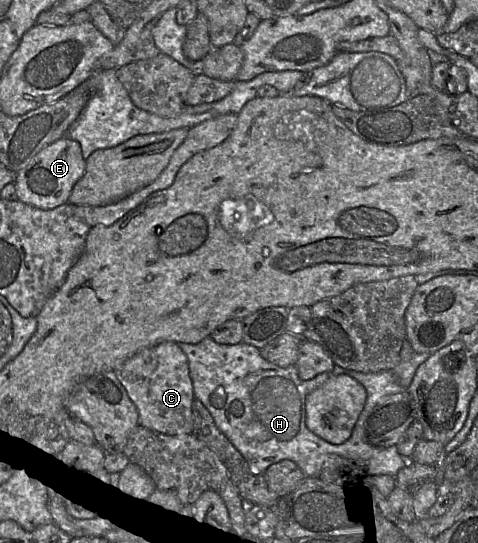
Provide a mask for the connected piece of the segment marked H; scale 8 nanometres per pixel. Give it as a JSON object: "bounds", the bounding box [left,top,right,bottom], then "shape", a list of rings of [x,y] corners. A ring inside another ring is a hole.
{"bounds":[177,337,432,483],"shape":[[[206,337],[197,344],[177,344],[188,360],[194,398],[203,403],[211,414],[216,427],[243,456],[251,474],[262,475],[272,464],[282,460],[290,460],[299,467],[305,478],[314,478],[318,477],[324,468],[324,463],[331,456],[341,456],[350,460],[348,466],[352,466],[365,482],[393,481],[394,483],[400,469],[408,463],[407,459],[398,453],[396,446],[375,449],[365,439],[365,423],[373,409],[384,400],[389,399],[390,396],[407,389],[418,367],[432,355],[415,352],[407,340],[403,343],[400,351],[400,362],[393,371],[362,373],[335,365],[330,373],[321,373],[309,380],[300,379],[296,365],[282,368],[270,363],[261,356],[259,349],[245,342],[234,345],[218,344],[211,337]],[[338,375],[348,375],[360,383],[366,390],[366,401],[349,438],[342,444],[333,445],[322,440],[306,427],[305,400],[307,395],[322,386],[330,376]]]}

